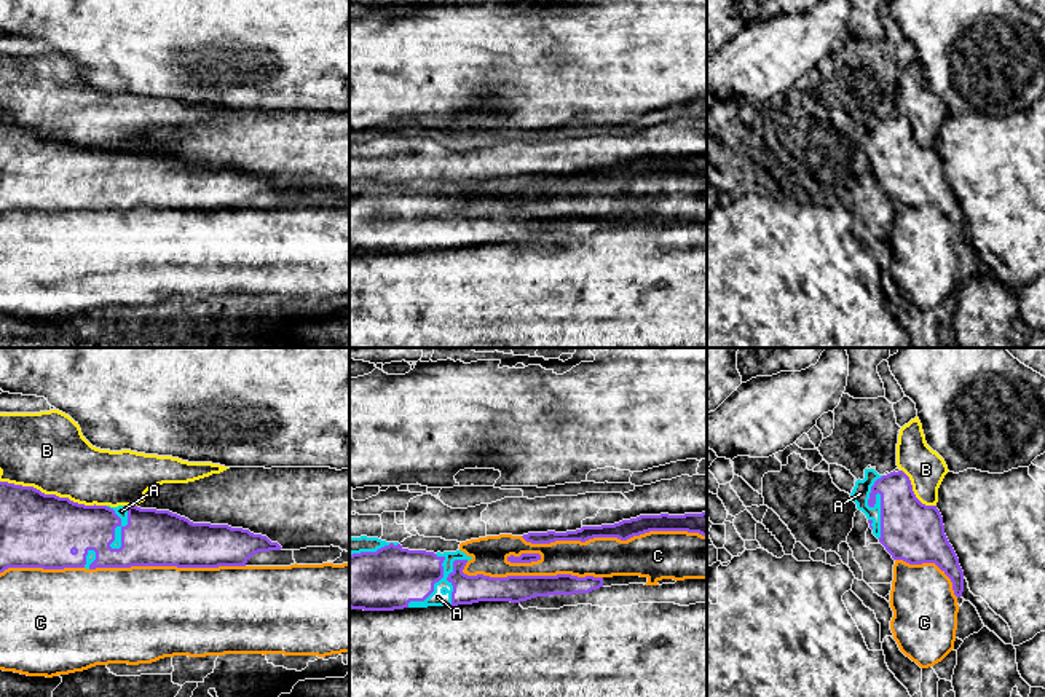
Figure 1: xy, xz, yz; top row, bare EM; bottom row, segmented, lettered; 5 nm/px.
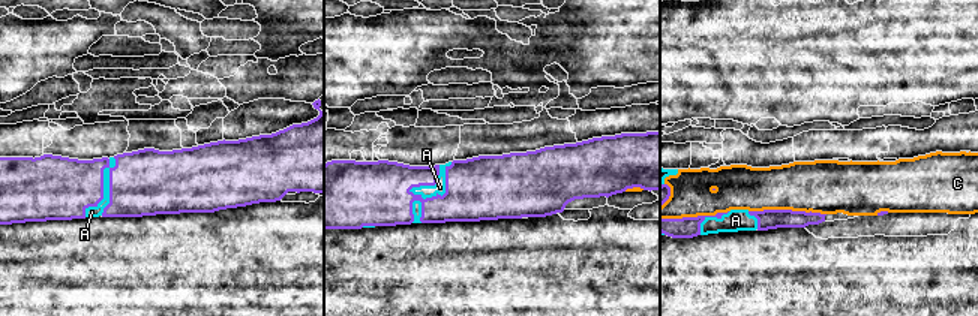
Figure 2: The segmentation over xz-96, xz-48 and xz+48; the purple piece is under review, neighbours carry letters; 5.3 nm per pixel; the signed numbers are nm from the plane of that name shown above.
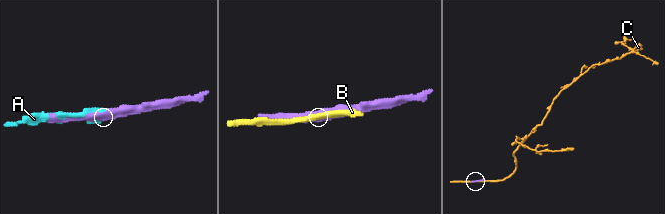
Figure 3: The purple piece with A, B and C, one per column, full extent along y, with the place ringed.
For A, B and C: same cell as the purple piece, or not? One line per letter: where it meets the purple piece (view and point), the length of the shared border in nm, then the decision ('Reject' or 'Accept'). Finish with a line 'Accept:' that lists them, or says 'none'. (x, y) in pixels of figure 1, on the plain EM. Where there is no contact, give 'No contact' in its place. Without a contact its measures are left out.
A: Touches purple at xz (437, 224). Shared border 400 nm. Accept
B: Touches purple at xy (53, 137). Shared border 550 nm. Reject
C: Touches purple at xz (613, 179). Shared border 950 nm. Reject
Accept: A

